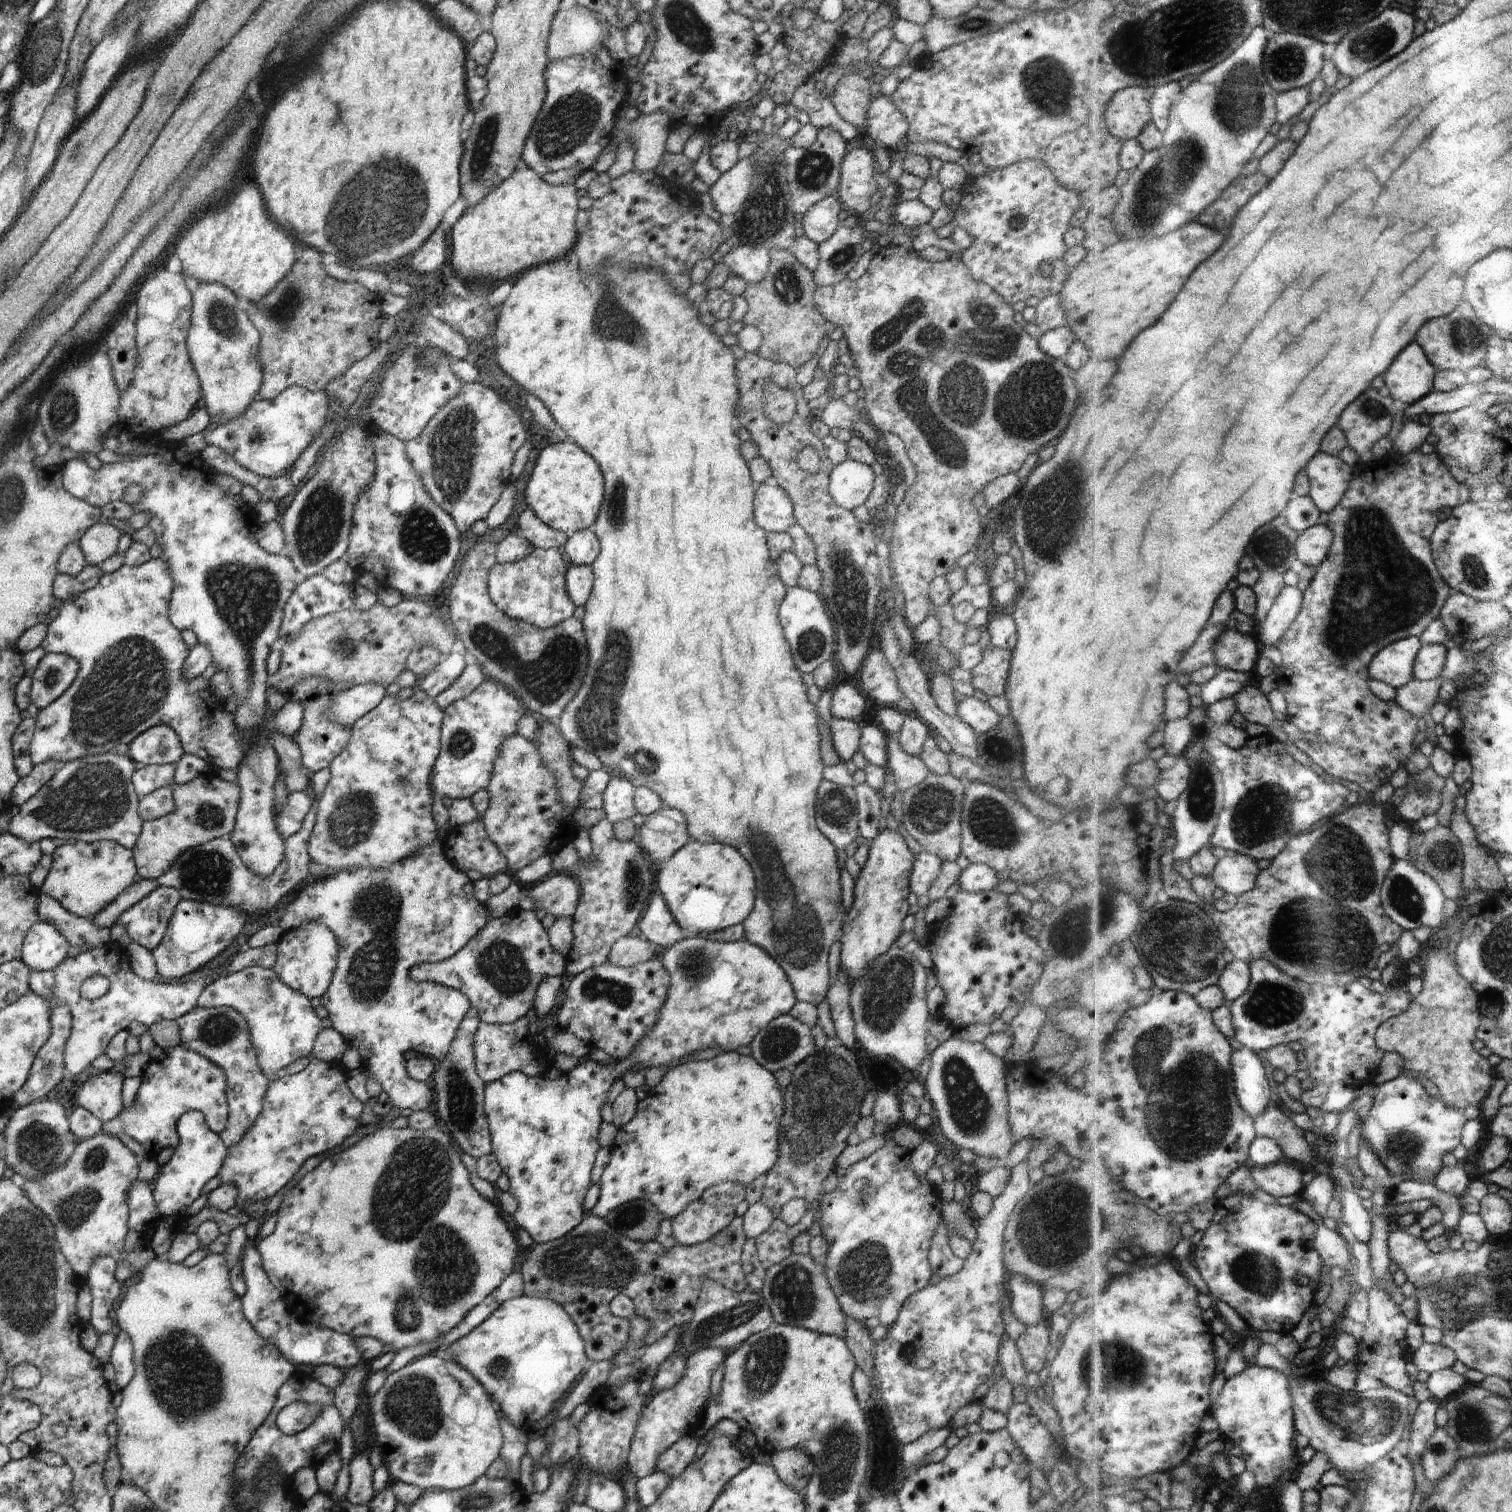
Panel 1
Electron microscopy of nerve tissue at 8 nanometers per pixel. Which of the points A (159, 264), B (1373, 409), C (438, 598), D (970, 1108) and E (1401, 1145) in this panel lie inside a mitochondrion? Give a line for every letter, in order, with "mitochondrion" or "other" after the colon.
A: other
B: mitochondrion
C: other
D: mitochondrion
E: mitochondrion

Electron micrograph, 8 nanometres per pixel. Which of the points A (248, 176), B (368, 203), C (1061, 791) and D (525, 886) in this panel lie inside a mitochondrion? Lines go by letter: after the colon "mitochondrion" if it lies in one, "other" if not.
A: other
B: mitochondrion
C: other
D: other

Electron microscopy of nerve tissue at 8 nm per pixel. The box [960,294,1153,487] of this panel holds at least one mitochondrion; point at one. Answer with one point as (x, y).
(1034, 401)

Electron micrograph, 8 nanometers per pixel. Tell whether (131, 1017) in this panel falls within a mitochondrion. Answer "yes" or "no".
no

